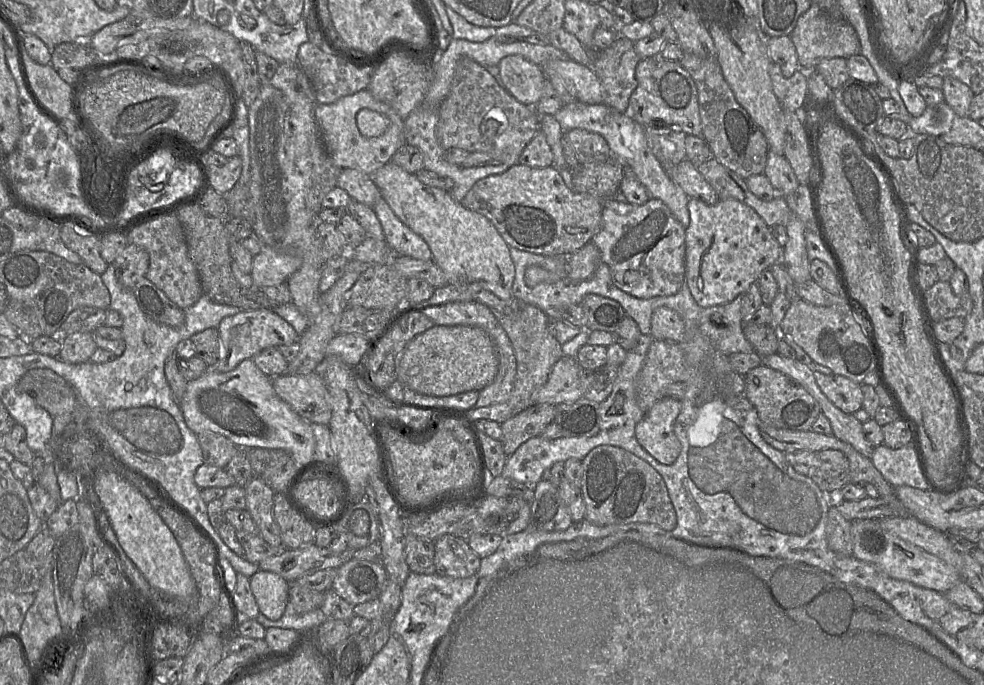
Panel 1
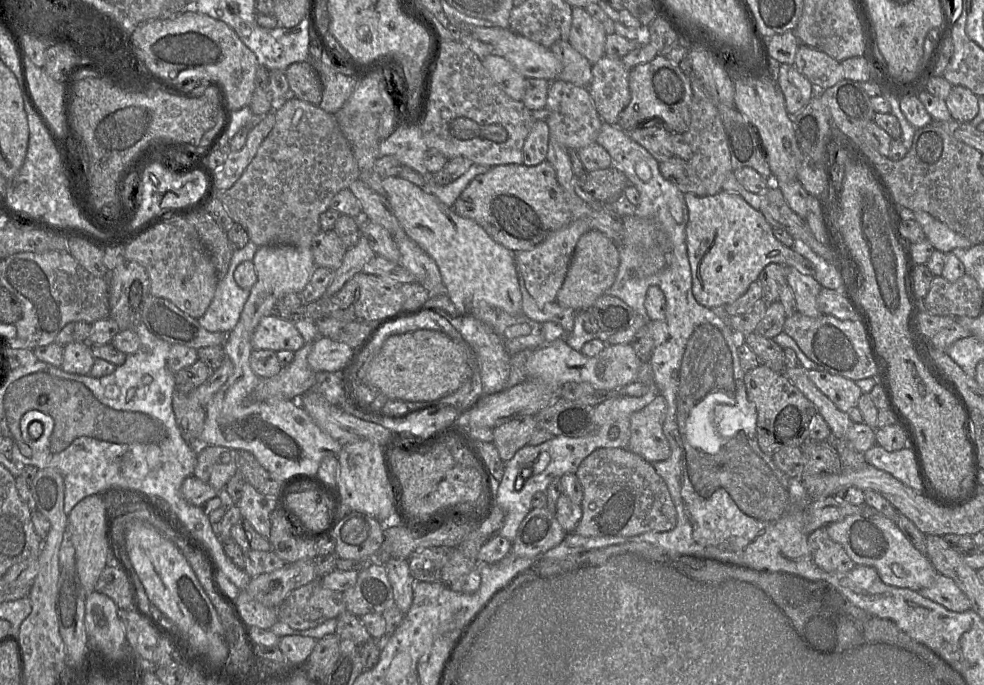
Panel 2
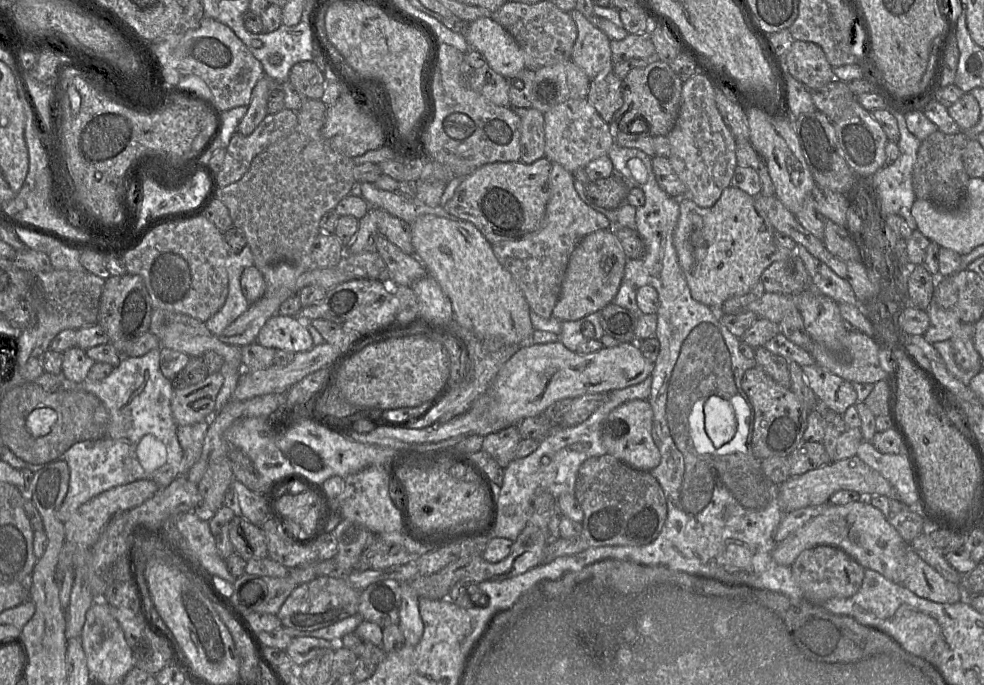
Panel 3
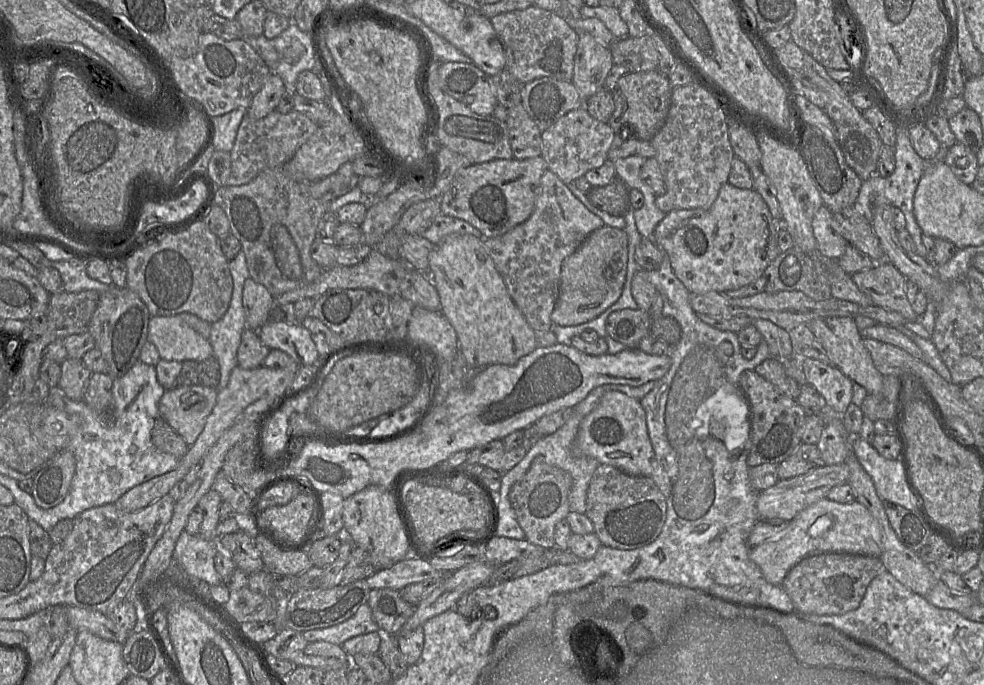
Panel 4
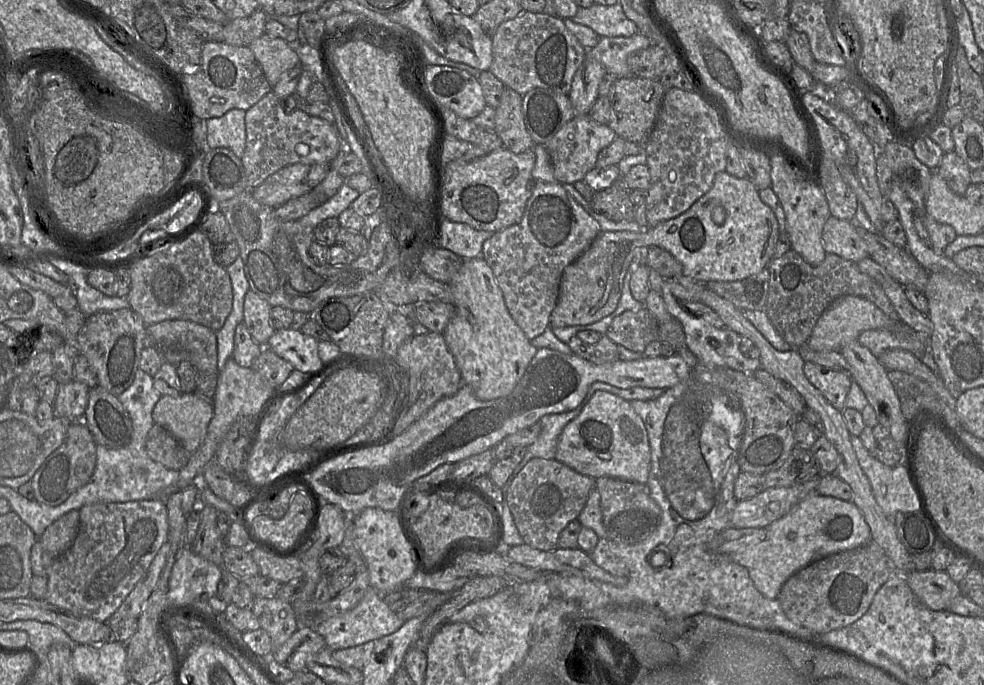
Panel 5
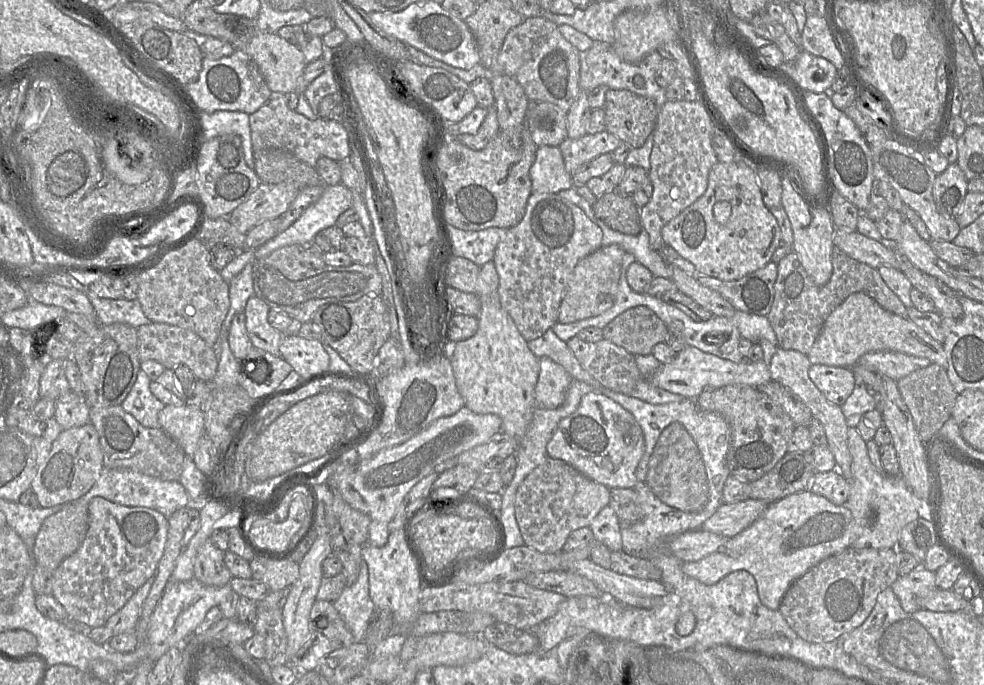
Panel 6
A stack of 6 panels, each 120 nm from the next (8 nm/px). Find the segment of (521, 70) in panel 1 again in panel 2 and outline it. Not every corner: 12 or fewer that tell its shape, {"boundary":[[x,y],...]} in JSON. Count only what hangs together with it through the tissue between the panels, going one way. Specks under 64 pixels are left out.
{"boundary":[[505,58],[481,60],[495,84],[520,101],[526,78]]}

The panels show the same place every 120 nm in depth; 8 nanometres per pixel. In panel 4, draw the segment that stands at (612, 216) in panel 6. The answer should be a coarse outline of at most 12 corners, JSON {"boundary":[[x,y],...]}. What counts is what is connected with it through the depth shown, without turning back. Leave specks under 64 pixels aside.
{"boundary":[[615,177],[593,186],[589,201],[613,216],[631,208],[630,188]]}

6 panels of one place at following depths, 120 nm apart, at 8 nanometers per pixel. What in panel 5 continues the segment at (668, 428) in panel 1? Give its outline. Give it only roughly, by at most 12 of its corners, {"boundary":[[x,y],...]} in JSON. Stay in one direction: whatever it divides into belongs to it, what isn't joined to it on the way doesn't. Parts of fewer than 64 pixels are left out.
{"boundary":[[596,391],[555,459],[593,479],[646,484],[648,432]]}

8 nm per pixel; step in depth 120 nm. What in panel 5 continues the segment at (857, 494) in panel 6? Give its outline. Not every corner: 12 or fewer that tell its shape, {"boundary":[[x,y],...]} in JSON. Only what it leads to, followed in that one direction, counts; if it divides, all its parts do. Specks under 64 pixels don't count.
{"boundary":[[858,436],[851,443],[877,503],[922,512],[912,474],[883,464]]}

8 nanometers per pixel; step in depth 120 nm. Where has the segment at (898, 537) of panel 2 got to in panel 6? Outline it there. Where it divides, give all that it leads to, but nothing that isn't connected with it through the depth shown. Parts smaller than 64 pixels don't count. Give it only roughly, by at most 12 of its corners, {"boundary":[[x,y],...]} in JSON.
{"boundary":[[803,491],[722,551],[683,563],[706,585],[746,570],[779,610],[795,580],[851,547],[846,506]]}

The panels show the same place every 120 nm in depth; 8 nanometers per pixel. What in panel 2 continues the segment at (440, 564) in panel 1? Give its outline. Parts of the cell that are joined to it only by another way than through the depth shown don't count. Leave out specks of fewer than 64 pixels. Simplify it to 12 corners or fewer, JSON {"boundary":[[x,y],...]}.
{"boundary":[[454,548],[441,582],[456,592],[476,593],[480,564]]}

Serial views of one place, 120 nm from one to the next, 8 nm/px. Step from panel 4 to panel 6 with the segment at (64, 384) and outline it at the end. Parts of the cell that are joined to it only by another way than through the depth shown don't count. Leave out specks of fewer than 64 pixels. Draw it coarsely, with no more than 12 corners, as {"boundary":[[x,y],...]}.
{"boundary":[[73,391],[56,400],[62,429],[90,423],[84,396]]}

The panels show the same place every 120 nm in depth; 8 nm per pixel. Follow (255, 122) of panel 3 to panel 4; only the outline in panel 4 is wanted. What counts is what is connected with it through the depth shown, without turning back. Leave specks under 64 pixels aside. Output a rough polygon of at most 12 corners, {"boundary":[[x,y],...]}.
{"boundary":[[270,73],[247,108],[254,120],[276,109],[286,88]]}

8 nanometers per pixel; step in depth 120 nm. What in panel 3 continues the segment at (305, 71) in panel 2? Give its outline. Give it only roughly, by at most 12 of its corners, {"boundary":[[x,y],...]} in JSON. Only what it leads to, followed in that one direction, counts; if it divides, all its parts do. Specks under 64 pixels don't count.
{"boundary":[[314,61],[294,64],[289,80],[306,98],[321,100],[325,76]]}

